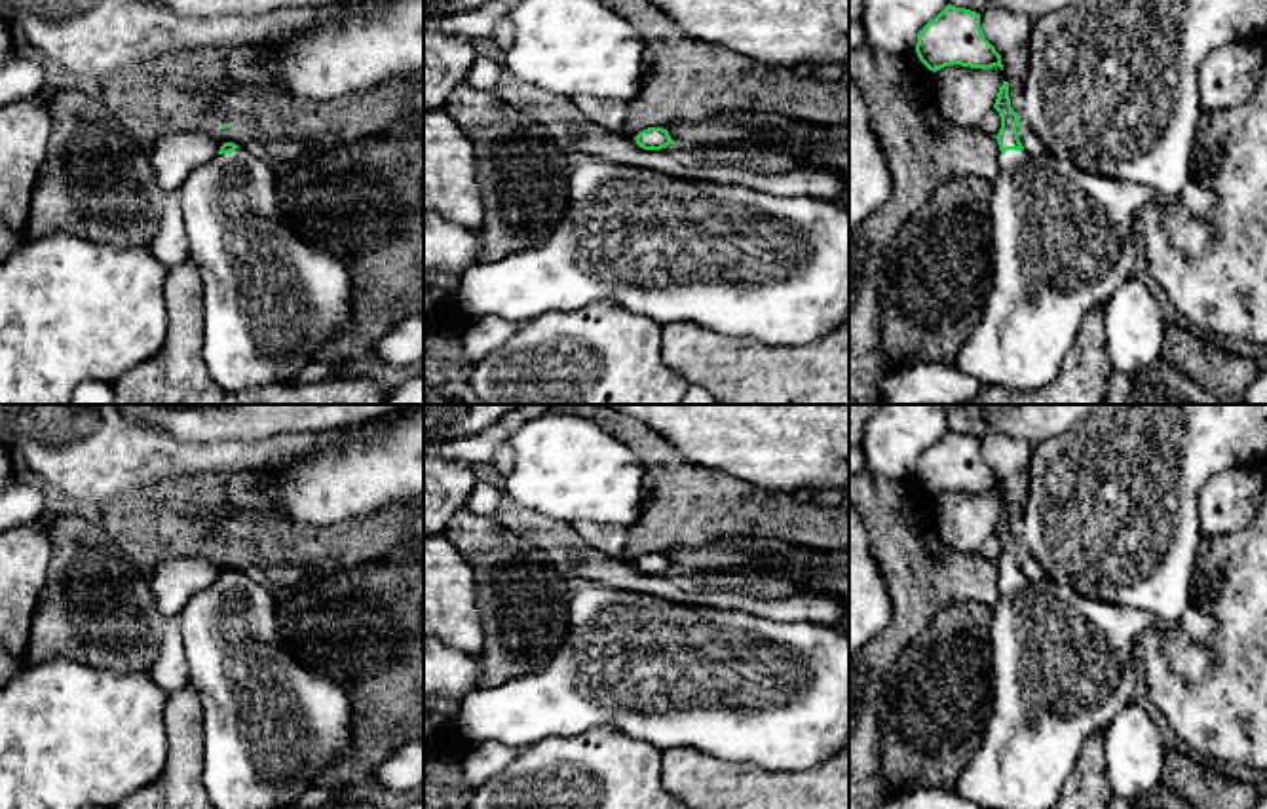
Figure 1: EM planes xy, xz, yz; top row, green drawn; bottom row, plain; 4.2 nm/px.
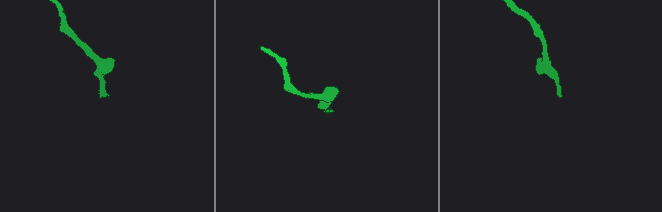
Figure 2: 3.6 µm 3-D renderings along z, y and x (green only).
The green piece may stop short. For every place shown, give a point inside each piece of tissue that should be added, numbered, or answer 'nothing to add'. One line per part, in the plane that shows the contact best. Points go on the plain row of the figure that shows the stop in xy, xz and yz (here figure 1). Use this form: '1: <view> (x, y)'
1: yz (1062, 667)

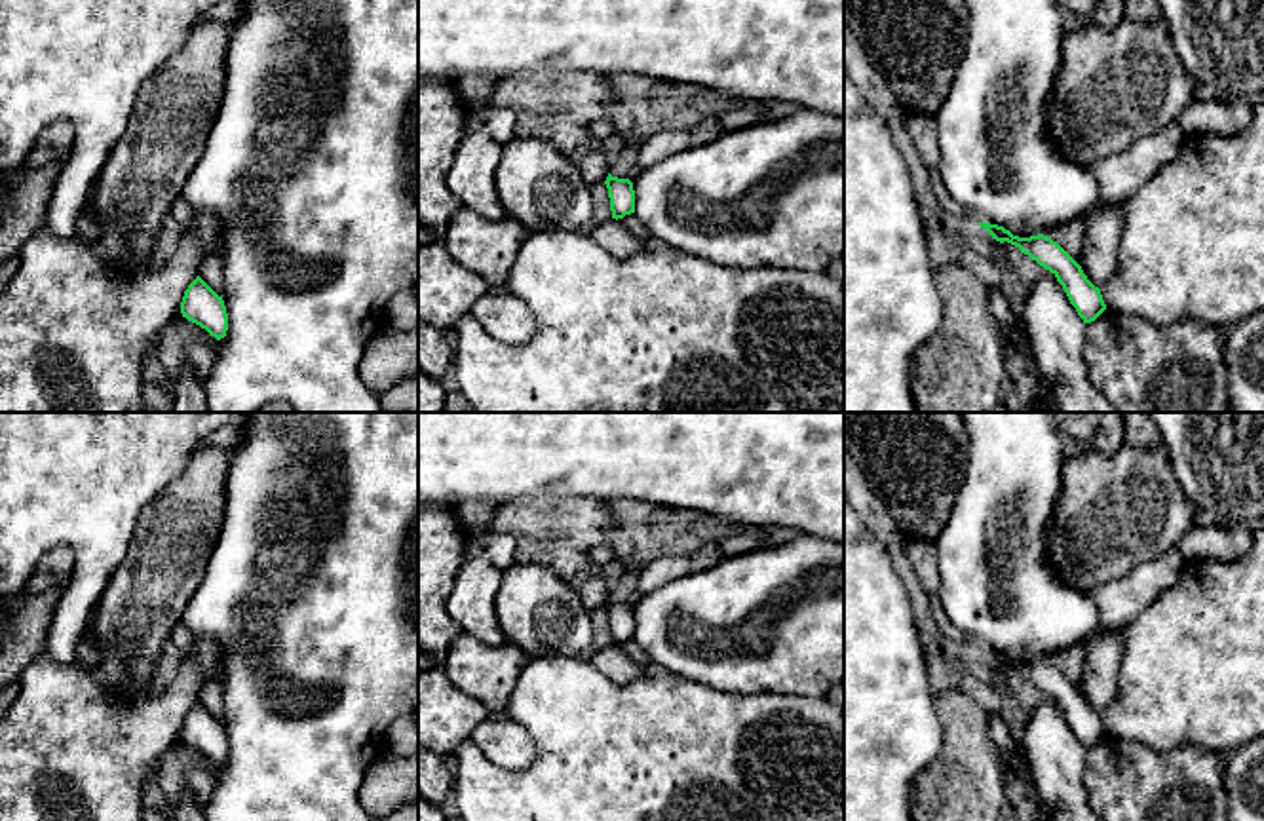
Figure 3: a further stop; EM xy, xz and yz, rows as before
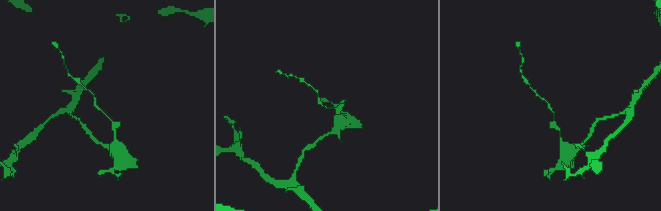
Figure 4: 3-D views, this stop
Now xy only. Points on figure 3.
nothing to add

